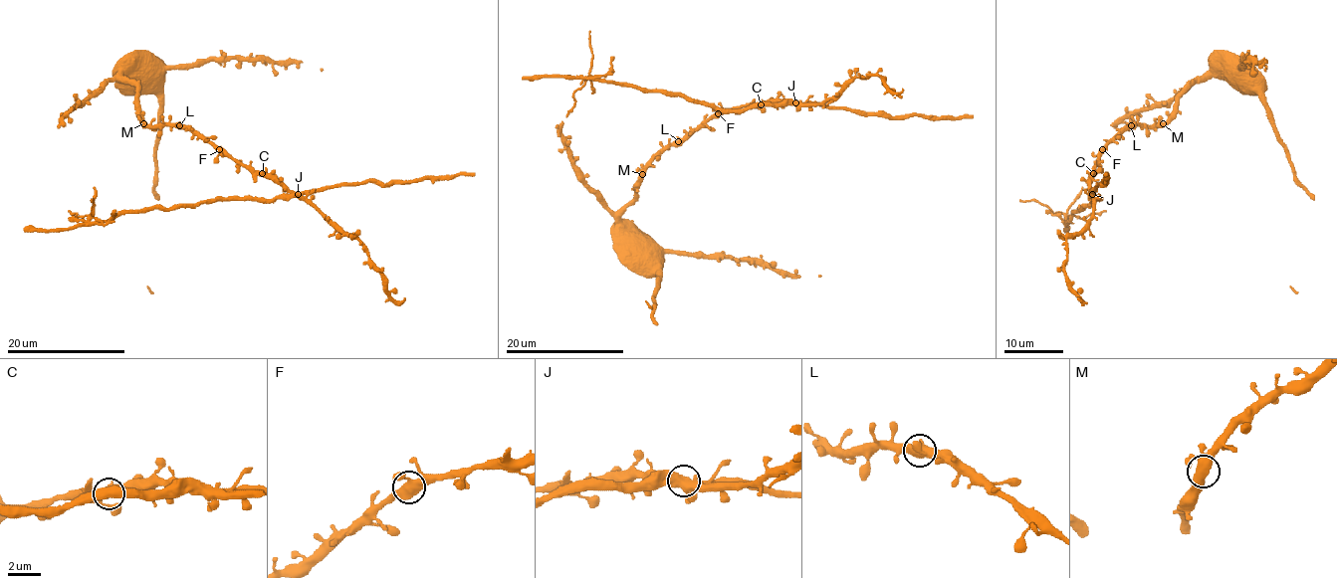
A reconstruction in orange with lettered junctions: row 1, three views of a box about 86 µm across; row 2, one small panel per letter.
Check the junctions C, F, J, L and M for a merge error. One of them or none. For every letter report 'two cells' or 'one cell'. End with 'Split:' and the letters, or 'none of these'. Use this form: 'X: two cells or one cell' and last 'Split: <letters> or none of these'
C: one cell
F: one cell
J: two cells
L: one cell
M: one cell
Split: J

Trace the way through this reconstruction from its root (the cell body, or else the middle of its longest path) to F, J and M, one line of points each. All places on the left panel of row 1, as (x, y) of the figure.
F: (184, 125), (200, 133), (219, 149)
J: (184, 125), (200, 133), (243, 164), (274, 175), (298, 194)
M: (184, 125), (146, 125), (143, 123)

